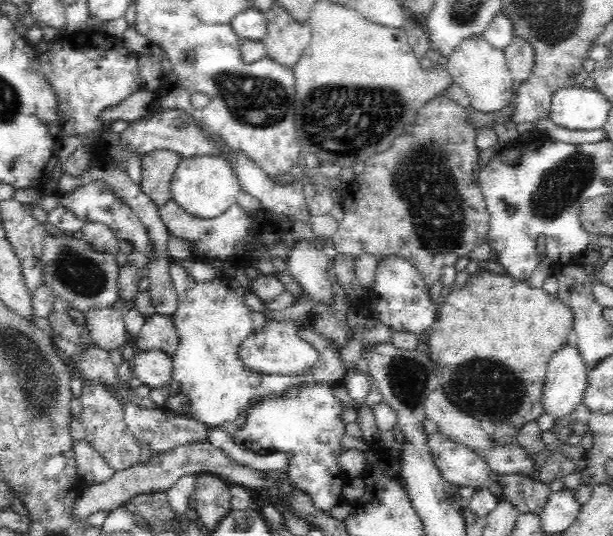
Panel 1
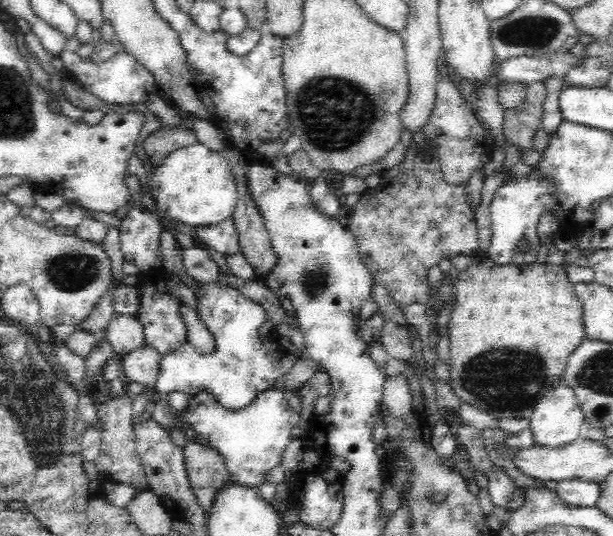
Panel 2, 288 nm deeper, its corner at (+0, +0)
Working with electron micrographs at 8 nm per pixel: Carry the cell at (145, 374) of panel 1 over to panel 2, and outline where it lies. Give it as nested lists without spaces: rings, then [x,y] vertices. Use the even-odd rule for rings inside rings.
[[[142,346],[130,352],[120,362],[124,370],[122,376],[126,378],[126,382],[134,382],[144,386],[148,392],[156,392],[156,382],[158,382],[158,376],[162,374],[162,368],[160,368],[162,356],[158,354],[158,350],[150,346]]]

